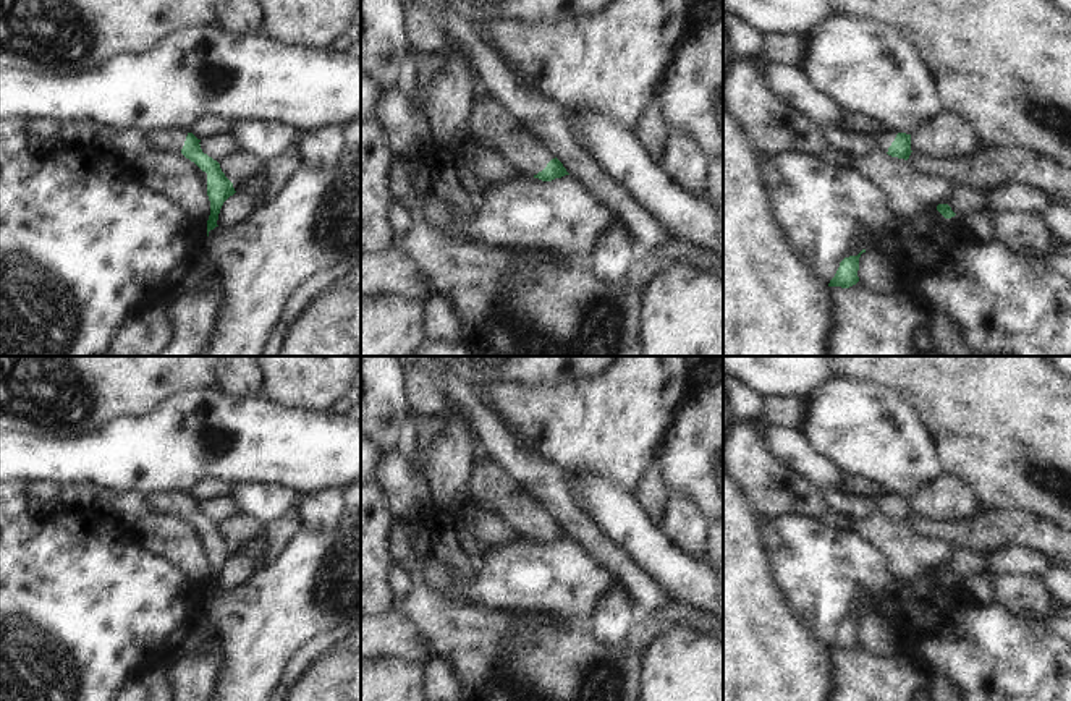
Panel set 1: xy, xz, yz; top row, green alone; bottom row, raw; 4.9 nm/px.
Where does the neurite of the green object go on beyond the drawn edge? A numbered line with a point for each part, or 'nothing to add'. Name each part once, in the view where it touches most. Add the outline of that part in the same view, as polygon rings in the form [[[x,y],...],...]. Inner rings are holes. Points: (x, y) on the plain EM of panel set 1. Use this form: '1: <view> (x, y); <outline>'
1: xz (495, 488); [[[482,455],[477,460],[471,495],[526,539],[542,534],[555,521],[540,500],[505,466]]]

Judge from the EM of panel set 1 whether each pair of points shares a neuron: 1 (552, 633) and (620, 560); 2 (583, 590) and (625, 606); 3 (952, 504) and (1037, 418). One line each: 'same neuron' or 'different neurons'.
1: different neurons
2: different neurons
3: different neurons

